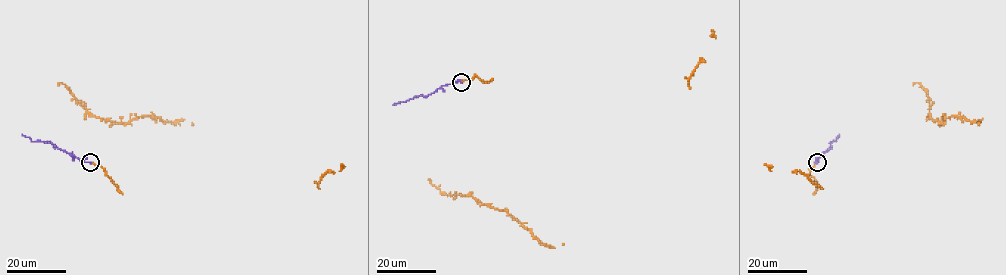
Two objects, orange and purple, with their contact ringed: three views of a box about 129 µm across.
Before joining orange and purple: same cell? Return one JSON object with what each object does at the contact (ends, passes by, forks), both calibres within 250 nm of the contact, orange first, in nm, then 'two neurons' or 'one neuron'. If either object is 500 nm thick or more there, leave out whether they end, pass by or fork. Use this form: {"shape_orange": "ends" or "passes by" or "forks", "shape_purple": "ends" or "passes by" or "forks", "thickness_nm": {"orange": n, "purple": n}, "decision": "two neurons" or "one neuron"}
{"shape_orange": "ends", "shape_purple": "ends", "thickness_nm": {"orange": 100, "purple": 320}, "decision": "one neuron"}

